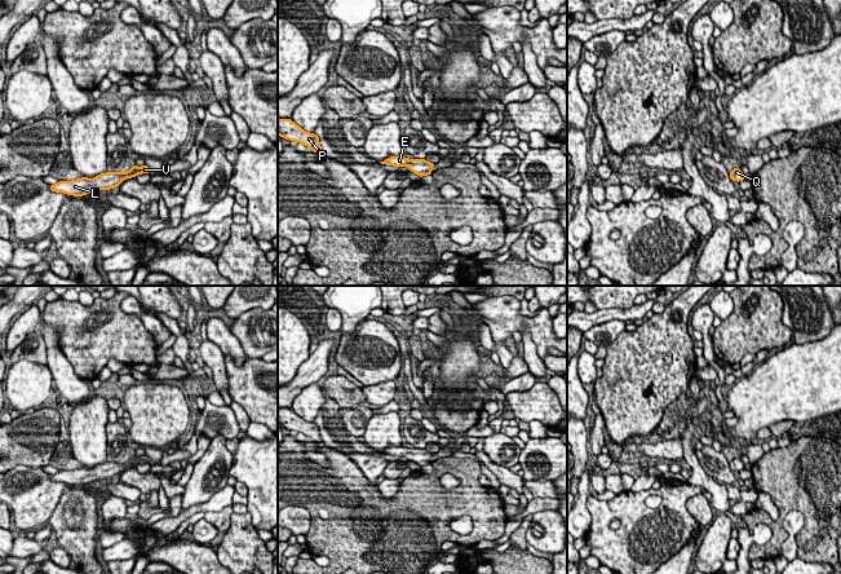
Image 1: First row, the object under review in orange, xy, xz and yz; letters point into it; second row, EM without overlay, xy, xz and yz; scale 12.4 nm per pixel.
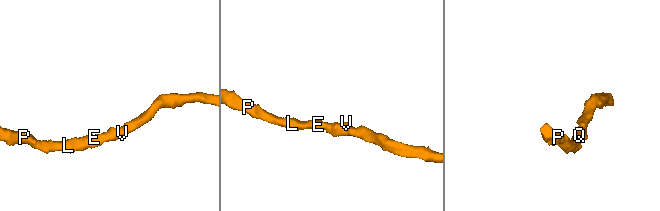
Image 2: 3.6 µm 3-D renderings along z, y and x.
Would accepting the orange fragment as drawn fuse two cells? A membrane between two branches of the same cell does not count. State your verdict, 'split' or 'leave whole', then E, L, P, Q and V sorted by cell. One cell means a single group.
leave whole; groups E L P Q V

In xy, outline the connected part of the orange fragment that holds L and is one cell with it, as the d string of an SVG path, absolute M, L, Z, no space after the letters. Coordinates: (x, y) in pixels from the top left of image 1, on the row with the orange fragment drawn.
M133 164L133 167L125 173L106 172L94 178L81 177L72 181L59 181L56 185L49 185L49 187L56 193L83 197L97 190L110 190L119 186L125 178L137 177L141 173L150 173L150 168L147 165L136 167Z

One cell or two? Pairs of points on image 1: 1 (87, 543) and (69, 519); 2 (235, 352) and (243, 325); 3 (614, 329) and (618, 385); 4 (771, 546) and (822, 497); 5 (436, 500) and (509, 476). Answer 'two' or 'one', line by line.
1: one
2: two
3: two
4: one
5: two

